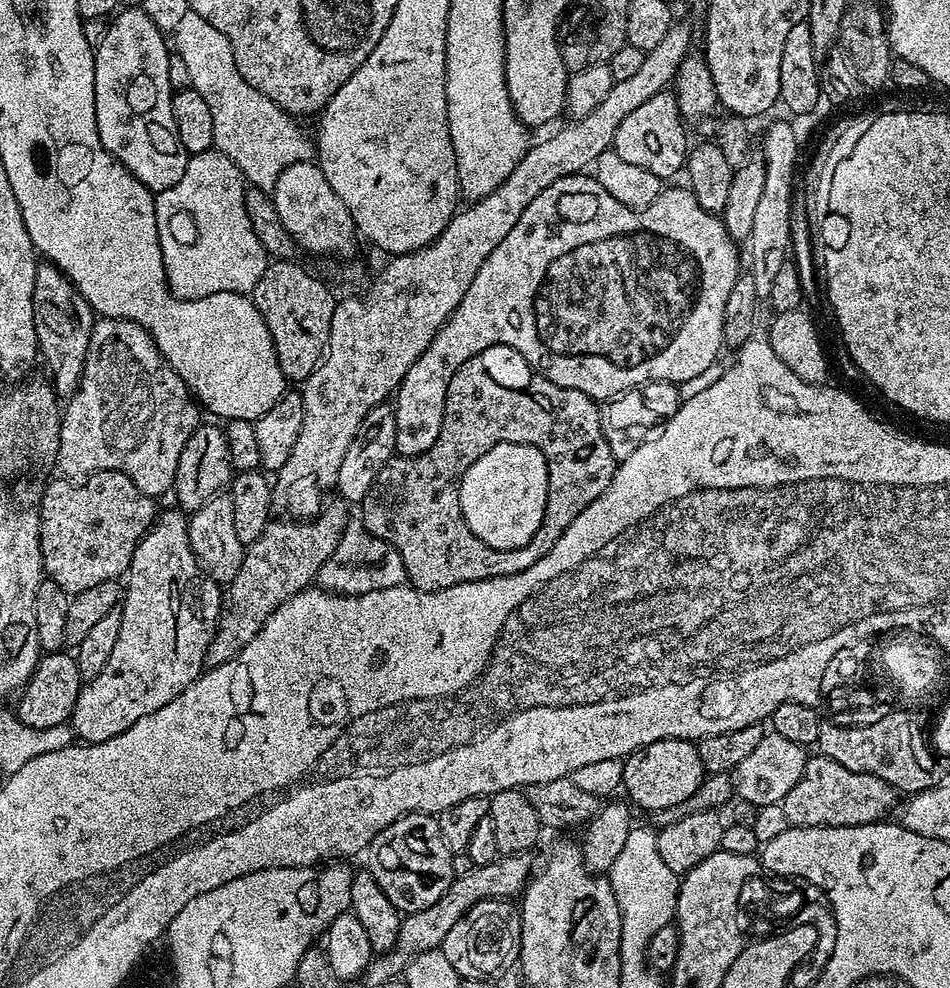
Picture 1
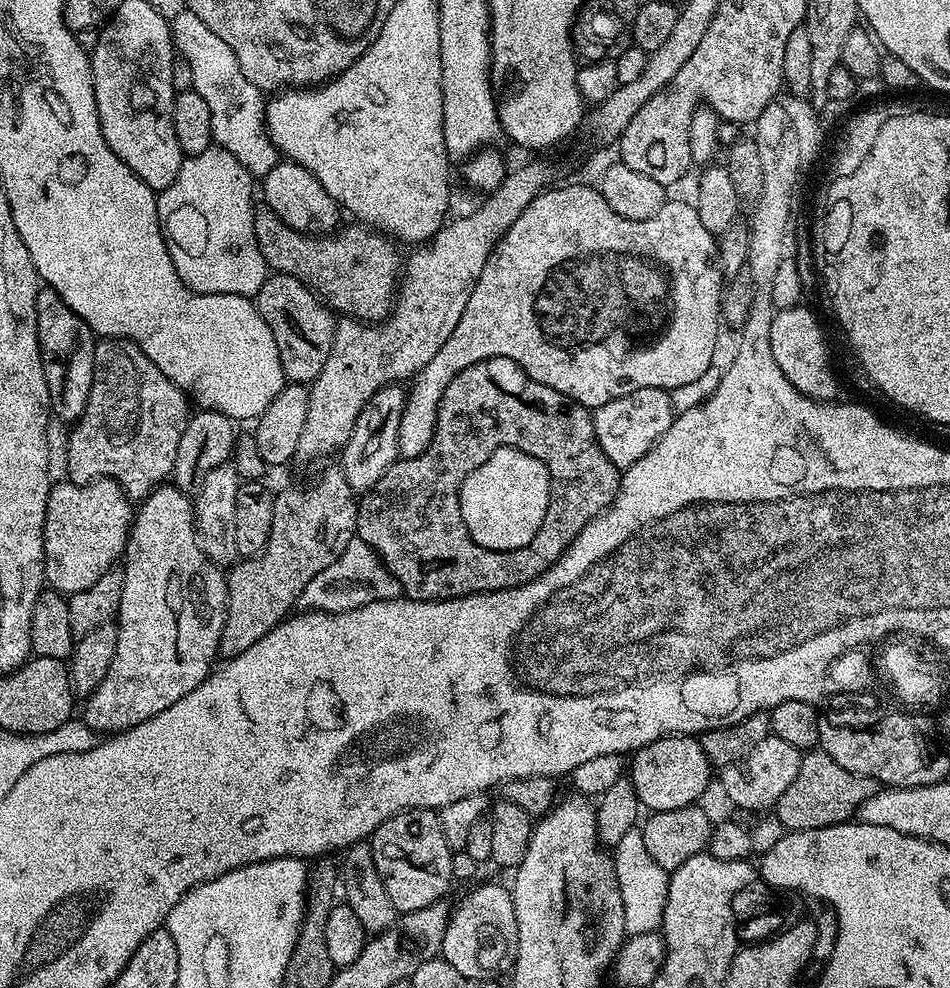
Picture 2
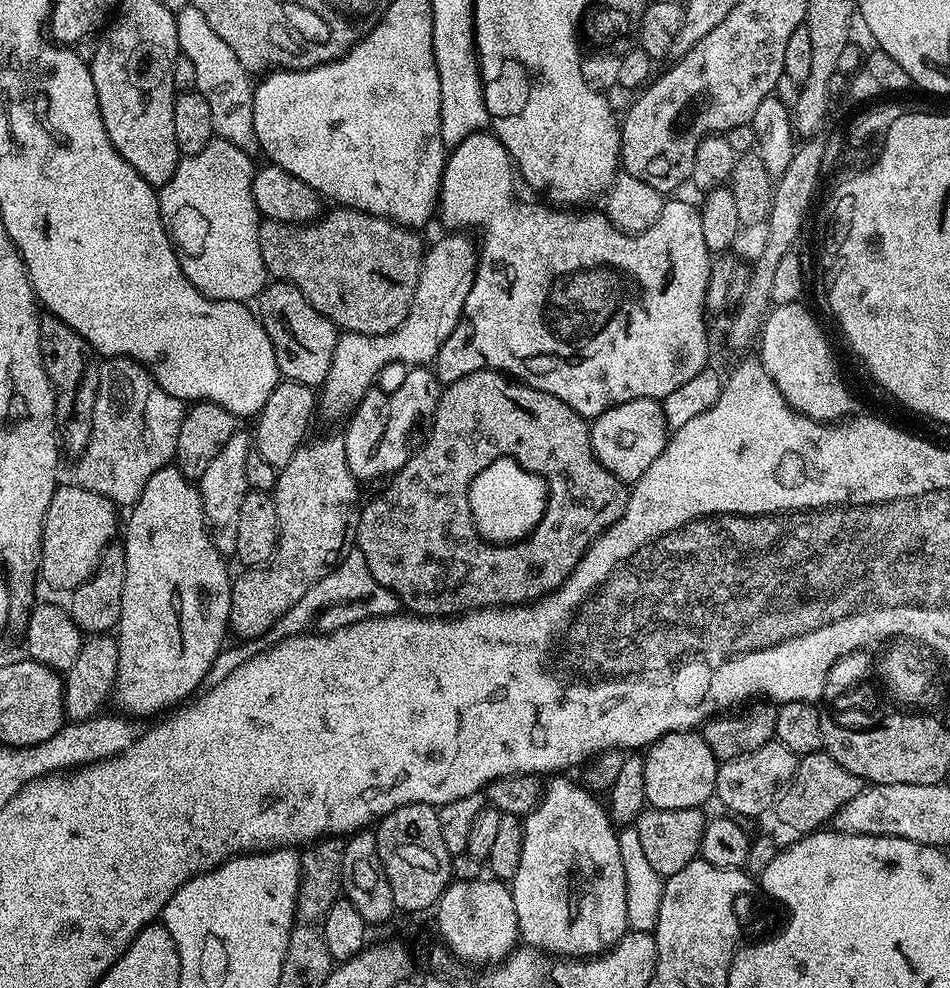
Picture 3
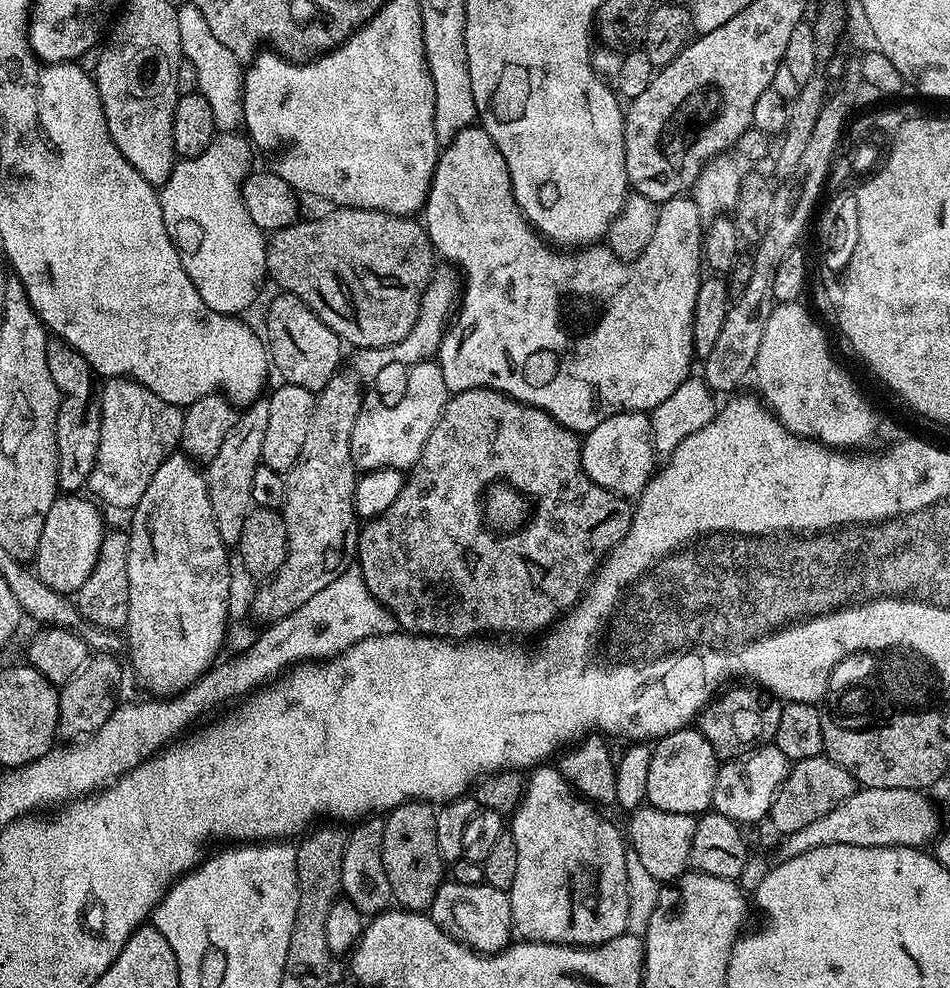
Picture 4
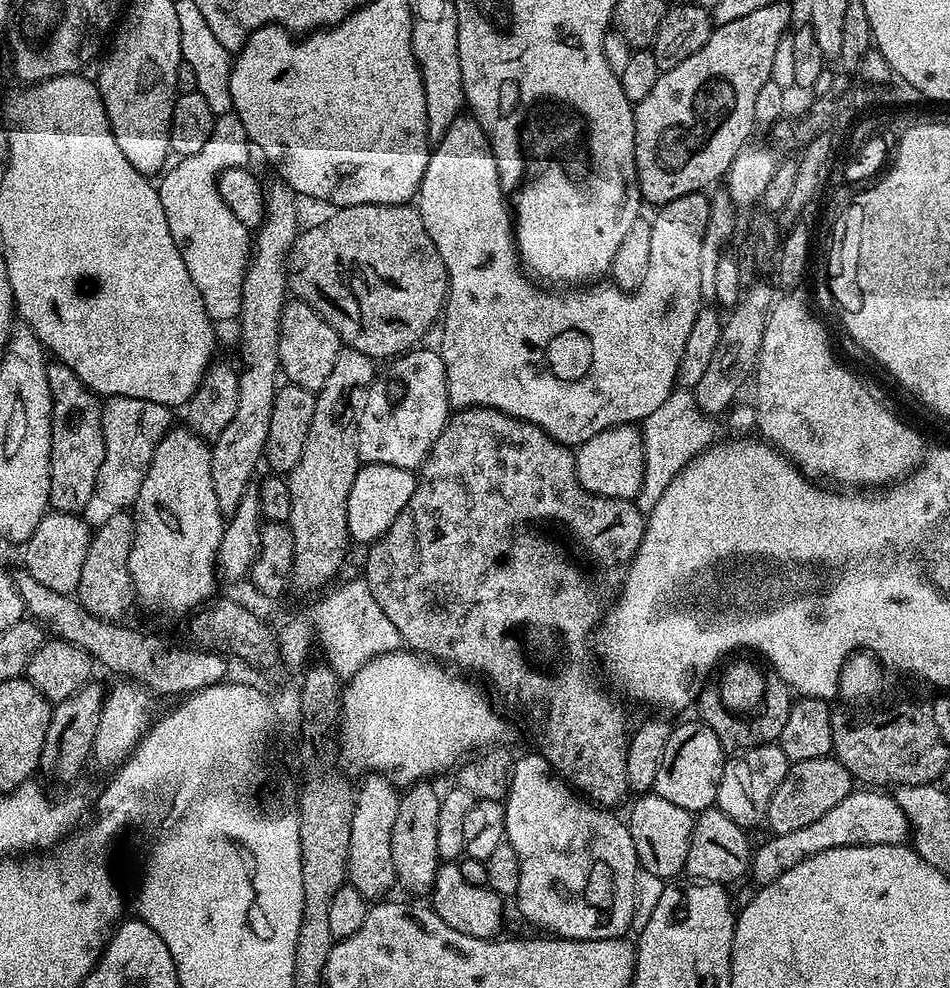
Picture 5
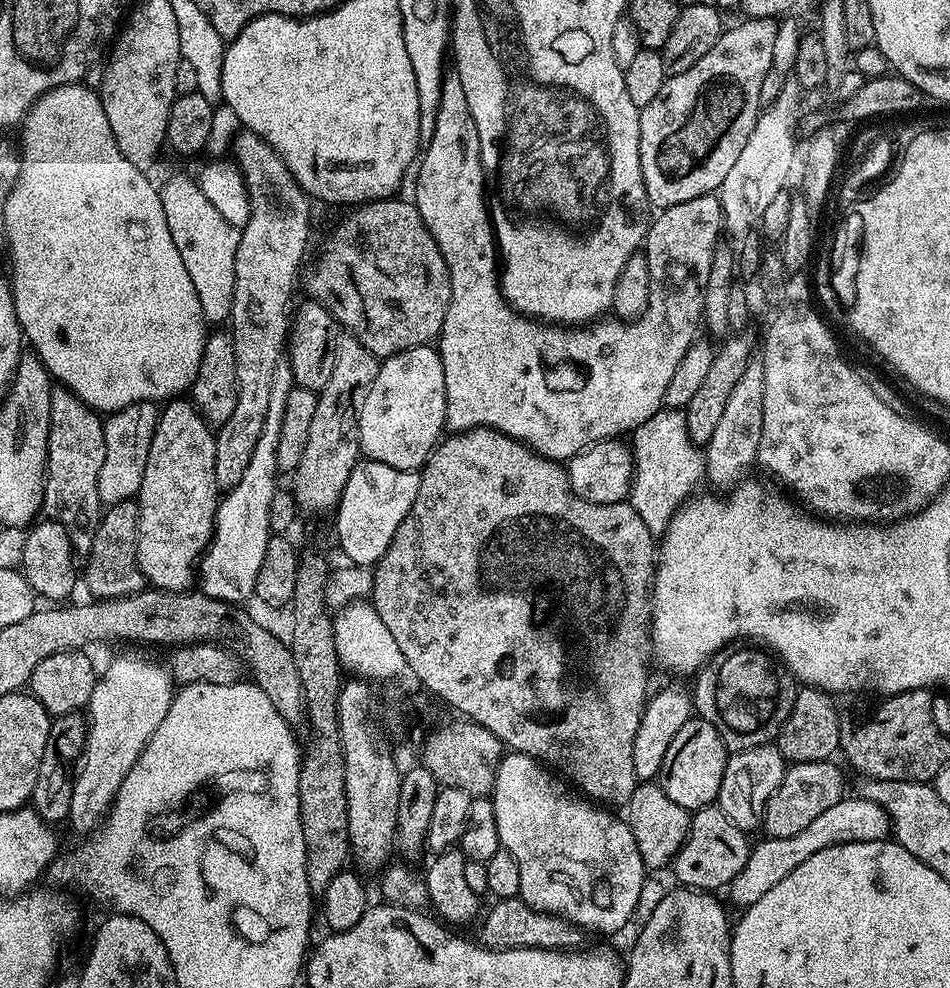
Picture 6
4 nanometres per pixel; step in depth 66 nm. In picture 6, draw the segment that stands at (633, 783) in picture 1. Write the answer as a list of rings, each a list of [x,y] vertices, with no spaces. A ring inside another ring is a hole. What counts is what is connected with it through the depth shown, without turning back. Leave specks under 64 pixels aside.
[[[701,718],[690,719],[678,734],[674,734],[674,742],[670,742],[666,749],[658,777],[659,786],[666,790],[669,798],[678,802],[678,806],[689,810],[707,808],[719,797],[729,755],[718,730],[714,730],[710,722]]]

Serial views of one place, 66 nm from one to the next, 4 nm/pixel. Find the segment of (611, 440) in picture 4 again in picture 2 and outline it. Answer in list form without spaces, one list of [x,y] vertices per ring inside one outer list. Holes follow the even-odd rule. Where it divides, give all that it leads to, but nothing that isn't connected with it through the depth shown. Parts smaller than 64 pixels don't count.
[[[634,388],[630,394],[614,398],[595,409],[592,421],[598,442],[614,462],[614,466],[621,470],[634,466],[638,458],[642,458],[657,442],[670,430],[674,419],[669,393],[662,388]]]

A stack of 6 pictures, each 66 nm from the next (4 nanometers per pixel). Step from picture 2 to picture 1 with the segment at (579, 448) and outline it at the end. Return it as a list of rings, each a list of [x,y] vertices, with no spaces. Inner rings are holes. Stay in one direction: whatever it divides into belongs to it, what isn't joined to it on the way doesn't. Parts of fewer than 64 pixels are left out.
[[[495,344],[470,358],[450,378],[450,386],[446,390],[446,406],[442,418],[442,430],[430,446],[417,456],[397,455],[388,461],[378,474],[374,486],[366,494],[359,505],[359,519],[362,527],[372,536],[385,540],[394,552],[402,558],[408,571],[407,583],[423,592],[433,592],[439,588],[449,588],[462,582],[475,580],[490,580],[494,576],[509,576],[518,574],[538,558],[542,558],[562,538],[566,526],[594,502],[610,486],[616,473],[617,459],[610,450],[610,442],[606,442],[606,434],[602,434],[601,405],[592,397],[582,394],[582,390],[570,390],[550,382],[546,377],[535,372],[510,346]],[[506,438],[512,446],[534,448],[548,456],[552,462],[552,502],[548,514],[542,516],[542,522],[528,544],[520,544],[516,548],[490,548],[478,542],[468,526],[468,520],[458,516],[458,476],[460,472],[482,454],[494,440]]]

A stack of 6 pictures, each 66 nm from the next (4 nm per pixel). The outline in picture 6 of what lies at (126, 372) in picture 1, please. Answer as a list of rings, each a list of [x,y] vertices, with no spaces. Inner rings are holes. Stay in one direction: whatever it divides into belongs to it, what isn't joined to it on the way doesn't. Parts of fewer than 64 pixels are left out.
[[[155,403],[131,404],[111,413],[104,420],[106,459],[98,470],[98,498],[101,505],[117,504],[133,499],[142,486],[146,474],[146,458],[150,454],[150,442],[154,438],[158,408]]]

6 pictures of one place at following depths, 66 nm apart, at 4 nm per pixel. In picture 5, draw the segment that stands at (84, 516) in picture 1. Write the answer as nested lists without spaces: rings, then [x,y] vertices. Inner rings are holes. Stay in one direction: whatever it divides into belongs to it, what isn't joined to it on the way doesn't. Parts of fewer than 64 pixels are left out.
[[[49,511],[38,522],[38,530],[23,545],[24,568],[33,581],[42,582],[50,590],[72,594],[82,578],[82,562],[86,562],[86,550],[92,541],[90,524],[84,521],[83,515],[74,512]]]

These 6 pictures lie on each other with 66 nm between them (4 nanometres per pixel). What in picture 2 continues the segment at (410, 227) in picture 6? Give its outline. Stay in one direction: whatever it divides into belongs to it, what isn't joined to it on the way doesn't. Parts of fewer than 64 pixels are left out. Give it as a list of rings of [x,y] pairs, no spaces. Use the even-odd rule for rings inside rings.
[[[267,206],[253,207],[252,213],[258,250],[273,273],[298,278],[341,317],[379,322],[391,313],[402,275],[402,256],[400,260],[399,247],[383,232],[348,222],[352,224],[337,227],[334,234],[309,234],[286,226]]]

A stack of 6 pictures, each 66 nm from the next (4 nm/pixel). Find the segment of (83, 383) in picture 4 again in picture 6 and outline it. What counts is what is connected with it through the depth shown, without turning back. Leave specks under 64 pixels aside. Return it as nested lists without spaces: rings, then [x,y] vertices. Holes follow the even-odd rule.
[[[53,387],[50,398],[48,462],[44,466],[42,512],[47,519],[71,530],[73,549],[80,554],[87,554],[91,550],[92,532],[89,529],[97,523],[102,512],[98,498],[98,470],[102,470],[104,459],[106,438],[101,415],[93,408],[87,408],[70,389]]]

